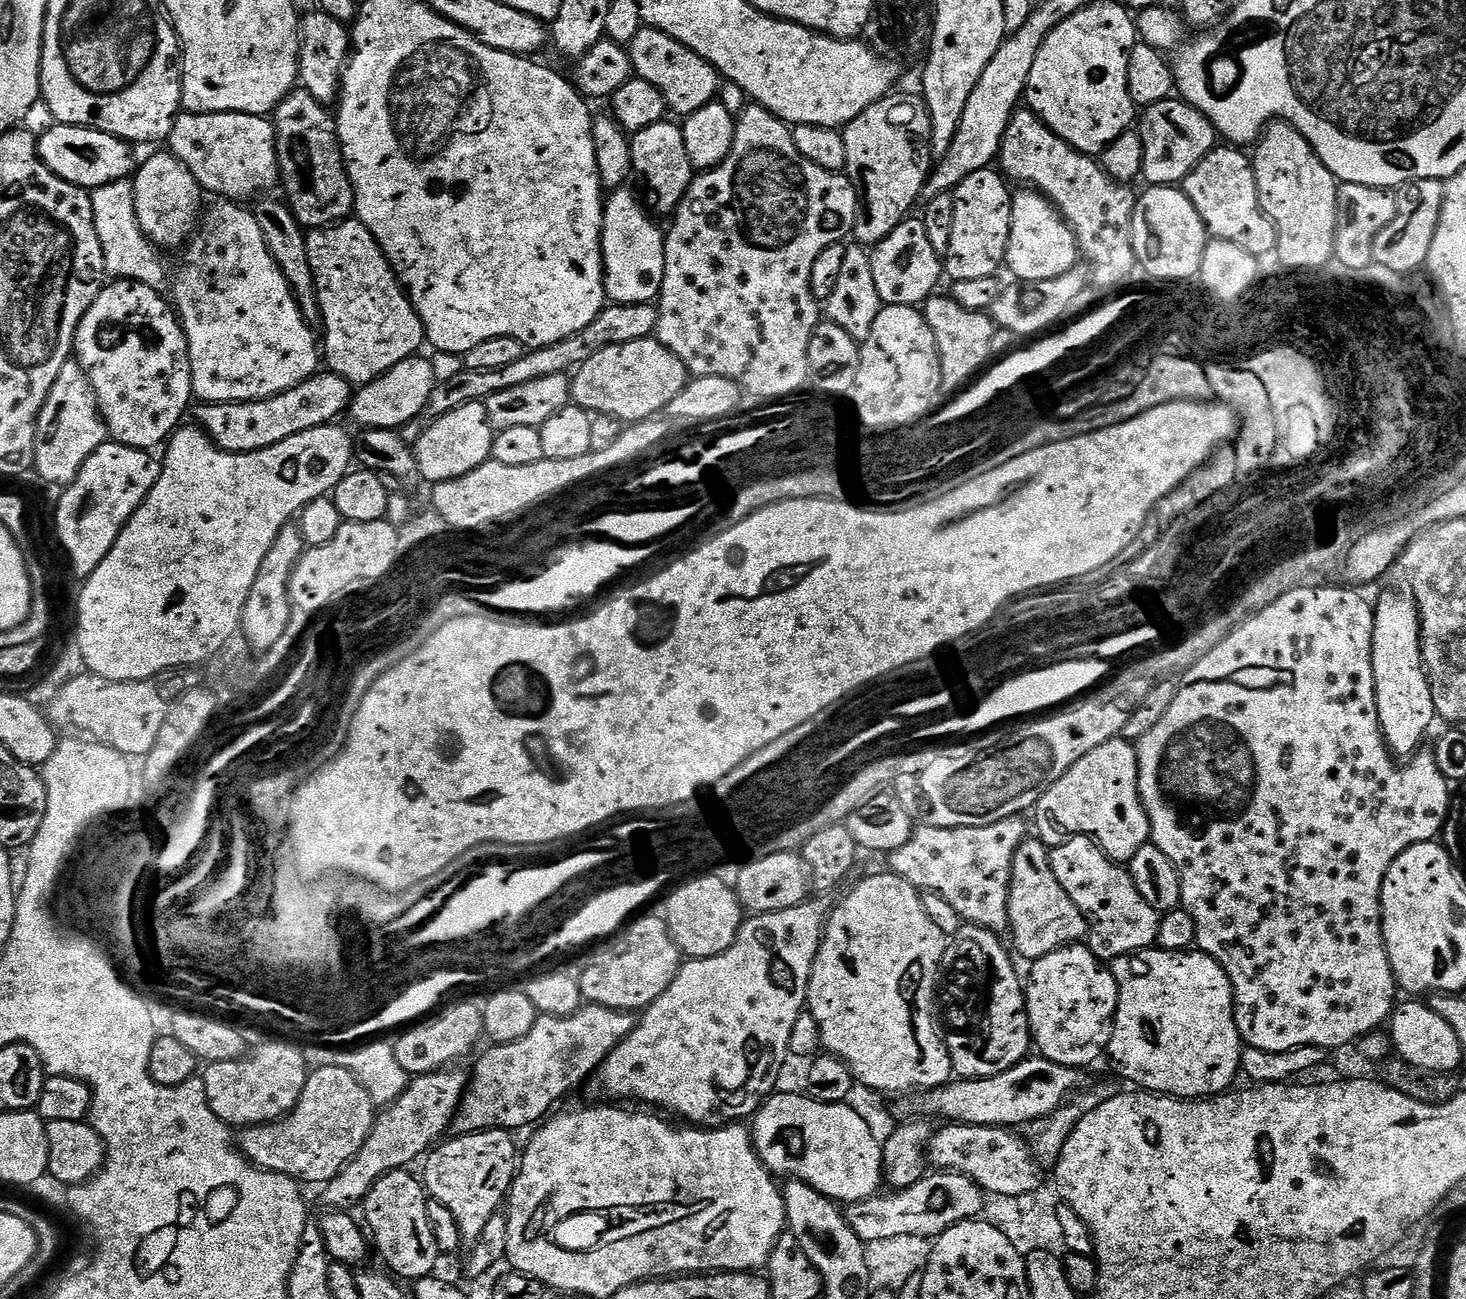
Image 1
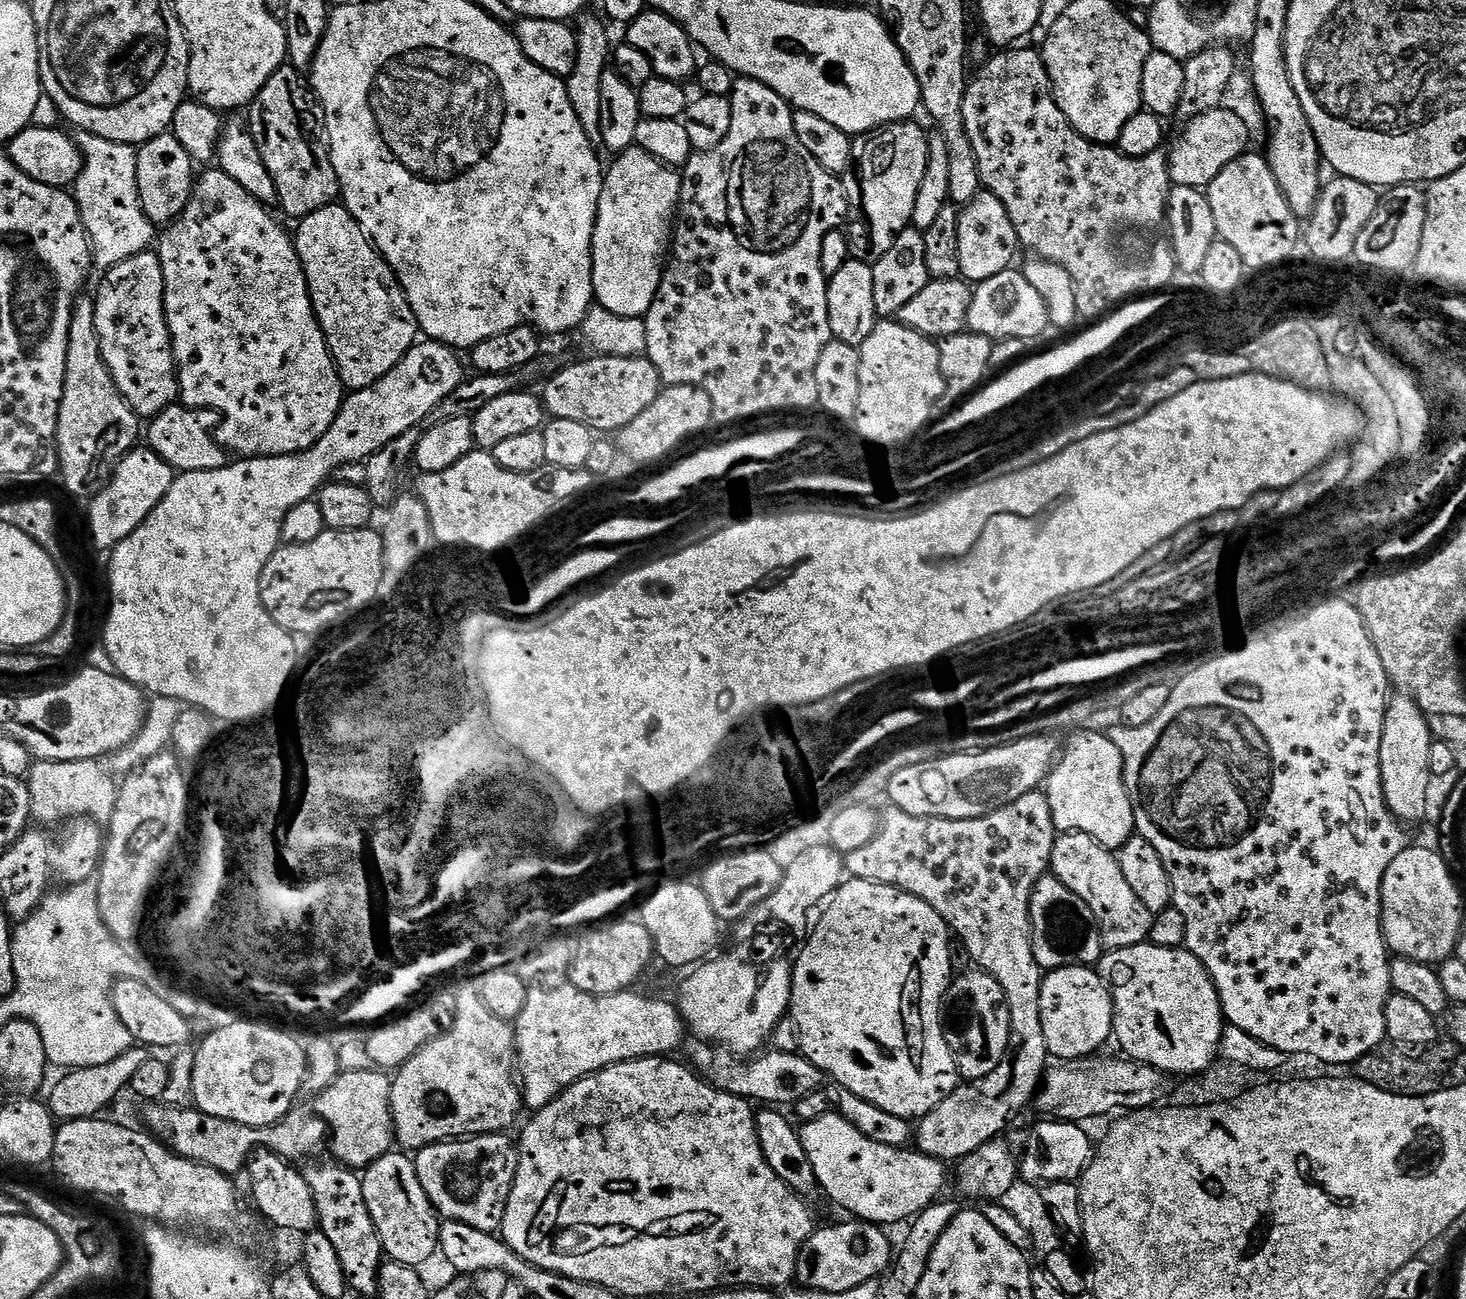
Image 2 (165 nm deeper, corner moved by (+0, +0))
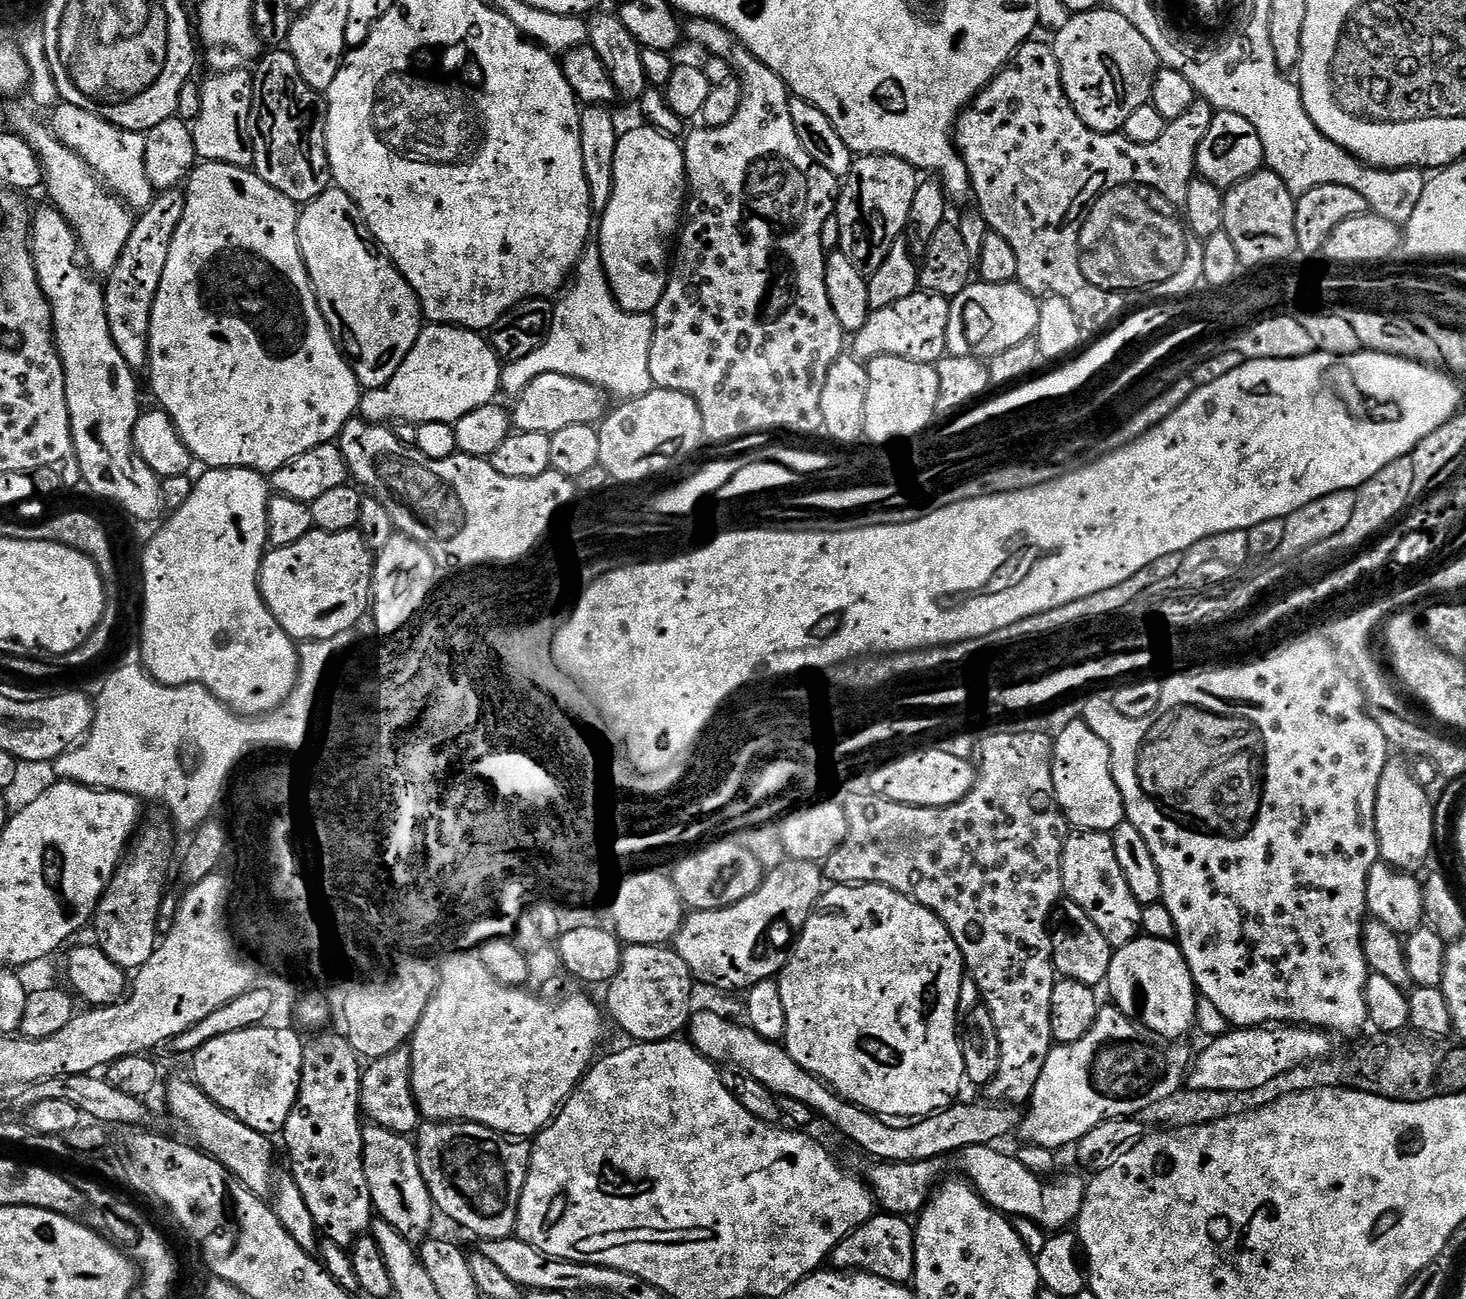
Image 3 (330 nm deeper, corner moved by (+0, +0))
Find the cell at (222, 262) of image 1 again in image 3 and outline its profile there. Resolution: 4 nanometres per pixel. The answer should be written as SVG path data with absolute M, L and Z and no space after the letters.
M222 162L197 163L196 167L188 173L184 197L186 198L186 210L182 213L182 222L178 222L178 230L174 230L174 242L170 242L170 255L166 257L166 270L162 270L162 282L158 286L158 294L154 298L154 306L152 307L150 330L148 331L150 342L148 343L146 375L148 375L149 382L152 383L152 392L156 395L157 402L155 403L161 409L164 409L172 419L173 426L176 428L178 435L180 435L182 442L187 446L193 461L200 463L201 460L205 464L203 467L208 470L214 468L249 468L261 474L271 474L277 472L282 466L286 466L286 462L298 458L298 454L306 454L306 450L314 450L314 446L333 443L339 437L340 431L357 415L362 389L358 378L352 372L352 367L344 359L343 352L341 352L336 340L330 334L330 330L326 326L326 318L322 318L322 310L316 301L316 295L312 289L312 283L302 258L302 250L298 246L298 218L300 213L297 204L290 198L286 198L286 194L282 194L282 190L274 190L274 186L270 186L270 182L262 182L260 175L252 168L239 168Z

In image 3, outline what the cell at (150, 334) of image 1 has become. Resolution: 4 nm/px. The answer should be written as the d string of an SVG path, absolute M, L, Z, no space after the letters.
M169 188L157 194L152 199L150 207L143 209L136 216L130 242L126 242L126 250L122 250L114 270L106 276L104 297L106 298L106 318L110 322L110 334L114 338L114 346L118 346L122 358L126 358L126 362L133 370L144 370L148 366L148 343L150 342L148 331L154 298L162 282L162 270L166 270L166 257L170 255L170 242L174 242L174 230L178 230L178 222L182 222L182 213L185 210L186 198L180 188Z

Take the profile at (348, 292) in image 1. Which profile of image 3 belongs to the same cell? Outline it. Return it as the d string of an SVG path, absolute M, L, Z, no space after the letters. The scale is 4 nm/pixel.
M329 186L318 198L299 209L298 246L302 250L304 265L312 283L322 318L344 354L352 372L358 378L361 389L380 388L402 366L406 354L420 336L422 313L420 303L406 278L396 269L395 264L384 255L364 224L358 206L346 194L335 186Z

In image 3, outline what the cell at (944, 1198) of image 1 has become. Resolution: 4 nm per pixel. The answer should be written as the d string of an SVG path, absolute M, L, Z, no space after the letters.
M1114 1006L1101 1007L1096 1013L1094 1026L1086 1035L1078 1038L1078 1042L1056 1044L1046 1058L1046 1066L1042 1066L1042 1078L1038 1078L1038 1086L1034 1086L1034 1094L1022 1116L1019 1139L1025 1144L1061 1150L1071 1144L1072 1147L1079 1145L1082 1137L1090 1134L1090 1130L1102 1122L1136 1118L1146 1106L1165 1101L1185 1087L1188 1070L1194 1059L1193 1049L1188 1049L1186 1045L1156 1036Z

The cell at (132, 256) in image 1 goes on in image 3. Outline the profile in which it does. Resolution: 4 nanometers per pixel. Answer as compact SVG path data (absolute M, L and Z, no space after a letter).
M63 102L56 104L51 109L50 115L52 115L52 120L50 119L52 133L89 164L109 192L119 196L133 210L150 207L152 199L158 192L152 187L146 174L148 137L145 133L119 128L106 122L106 118L98 118L98 114L90 114L90 110L82 110L82 106Z

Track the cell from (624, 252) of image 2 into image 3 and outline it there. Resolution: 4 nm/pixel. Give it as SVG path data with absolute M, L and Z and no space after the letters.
M643 127L620 132L620 141L614 150L614 194L610 194L610 202L606 202L606 210L598 220L598 247L604 273L618 306L623 312L652 314L668 285L670 249L682 224L689 187L681 141L662 134L654 127Z

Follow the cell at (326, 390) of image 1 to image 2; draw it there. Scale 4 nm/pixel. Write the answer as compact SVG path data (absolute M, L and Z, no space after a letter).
M177 402L153 417L149 424L149 428L148 425L146 428L147 445L175 471L201 472L222 469L229 463L227 451L217 443L215 435L211 432L218 424L217 413L208 409L188 408Z

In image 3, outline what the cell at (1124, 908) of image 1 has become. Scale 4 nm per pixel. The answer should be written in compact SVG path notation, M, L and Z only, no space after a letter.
M1076 830L1065 839L1062 850L1062 878L1067 899L1074 901L1102 930L1106 942L1115 950L1126 946L1141 935L1141 905L1130 894L1130 886L1122 875L1122 866L1118 866L1118 857L1114 854L1114 842L1106 832L1085 832Z

